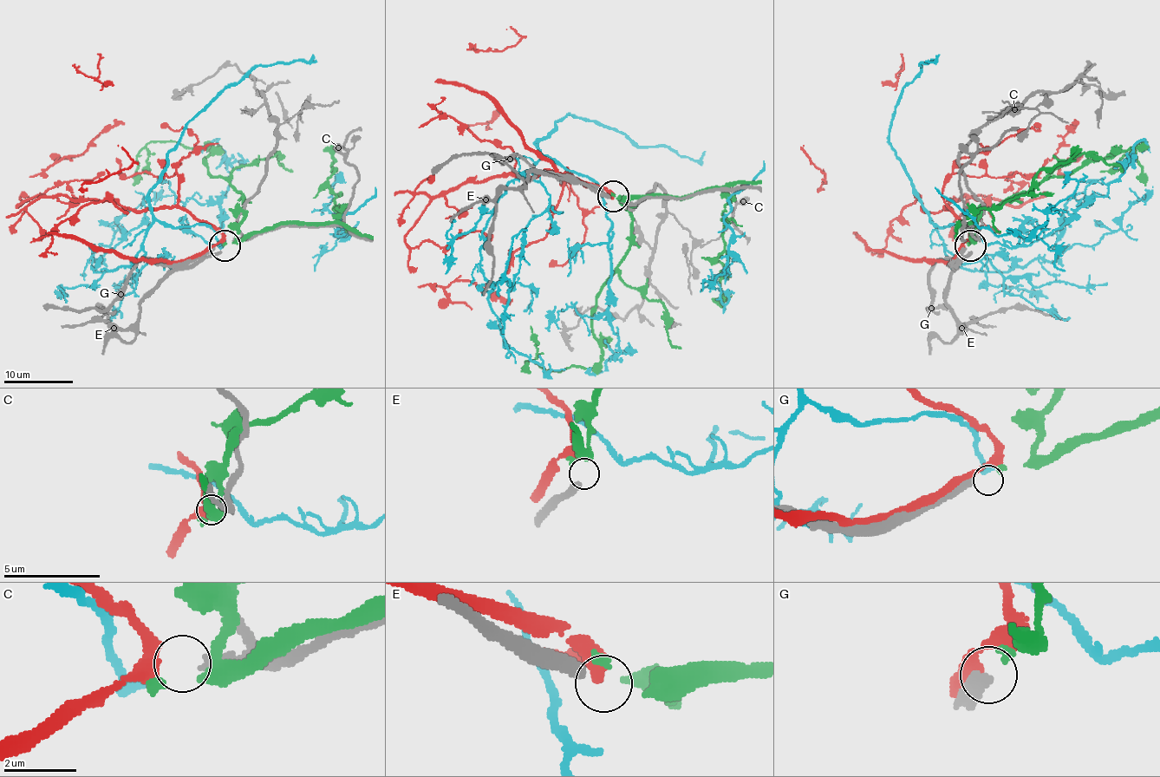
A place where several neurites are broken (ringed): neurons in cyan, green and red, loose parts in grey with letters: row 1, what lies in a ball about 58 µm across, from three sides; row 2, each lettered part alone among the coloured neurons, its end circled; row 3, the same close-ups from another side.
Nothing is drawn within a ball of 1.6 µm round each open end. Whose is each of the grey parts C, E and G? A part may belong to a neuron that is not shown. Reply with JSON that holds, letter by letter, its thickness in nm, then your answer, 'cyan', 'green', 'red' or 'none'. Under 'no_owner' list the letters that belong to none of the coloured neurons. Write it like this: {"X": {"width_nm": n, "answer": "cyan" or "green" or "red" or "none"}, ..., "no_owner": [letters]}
{"C": {"width_nm": 360, "answer": "red"}, "E": {"width_nm": 360, "answer": "none"}, "G": {"width_nm": 360, "answer": "green"}, "no_owner": ["E"]}

